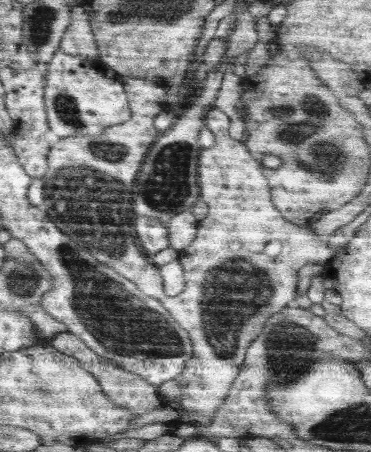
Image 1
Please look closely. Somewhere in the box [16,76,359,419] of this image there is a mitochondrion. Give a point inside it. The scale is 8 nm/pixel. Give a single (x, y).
(116, 320)

